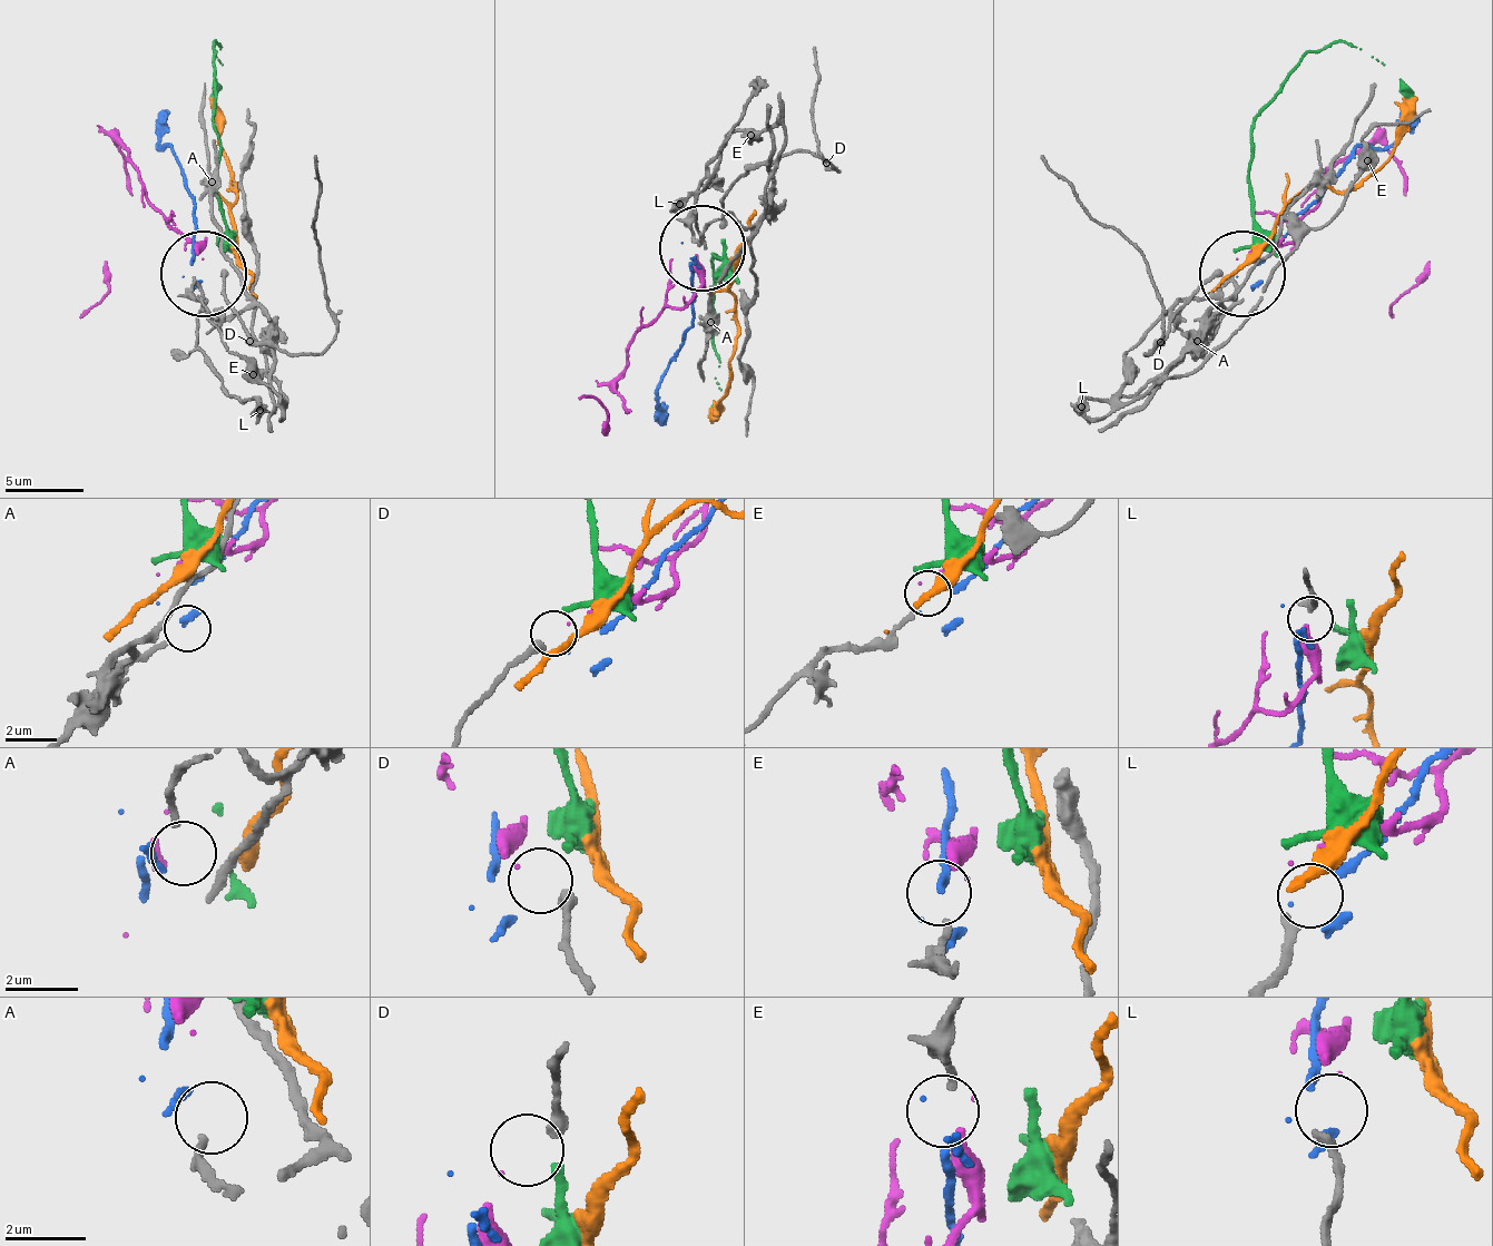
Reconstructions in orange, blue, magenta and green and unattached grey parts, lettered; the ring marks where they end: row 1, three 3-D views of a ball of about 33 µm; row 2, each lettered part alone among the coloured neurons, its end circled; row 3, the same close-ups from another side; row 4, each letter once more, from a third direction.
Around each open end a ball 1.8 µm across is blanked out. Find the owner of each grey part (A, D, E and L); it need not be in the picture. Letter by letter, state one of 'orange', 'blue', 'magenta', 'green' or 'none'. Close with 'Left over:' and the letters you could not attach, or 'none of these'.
A: none
D: magenta
E: none
L: blue
Left over: A, E

